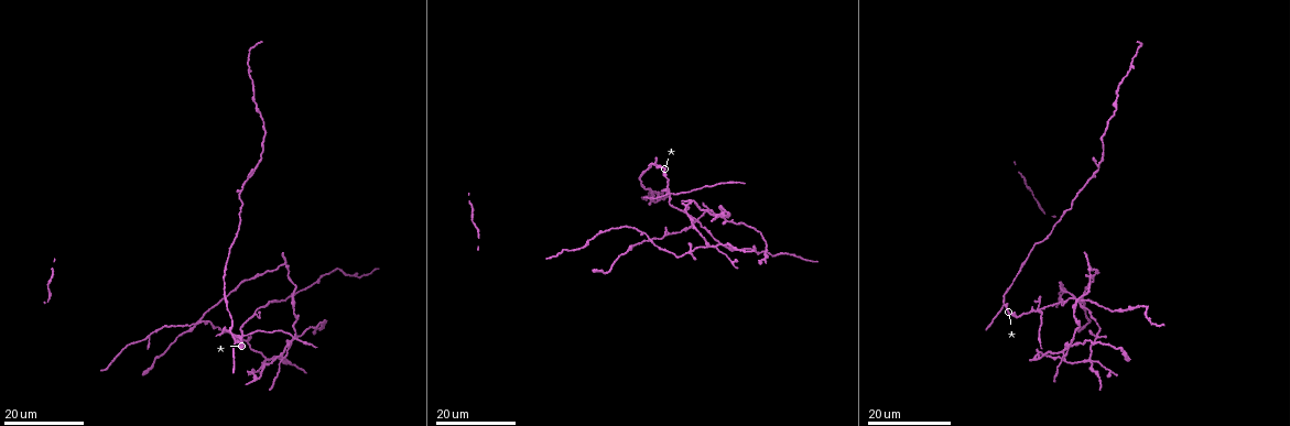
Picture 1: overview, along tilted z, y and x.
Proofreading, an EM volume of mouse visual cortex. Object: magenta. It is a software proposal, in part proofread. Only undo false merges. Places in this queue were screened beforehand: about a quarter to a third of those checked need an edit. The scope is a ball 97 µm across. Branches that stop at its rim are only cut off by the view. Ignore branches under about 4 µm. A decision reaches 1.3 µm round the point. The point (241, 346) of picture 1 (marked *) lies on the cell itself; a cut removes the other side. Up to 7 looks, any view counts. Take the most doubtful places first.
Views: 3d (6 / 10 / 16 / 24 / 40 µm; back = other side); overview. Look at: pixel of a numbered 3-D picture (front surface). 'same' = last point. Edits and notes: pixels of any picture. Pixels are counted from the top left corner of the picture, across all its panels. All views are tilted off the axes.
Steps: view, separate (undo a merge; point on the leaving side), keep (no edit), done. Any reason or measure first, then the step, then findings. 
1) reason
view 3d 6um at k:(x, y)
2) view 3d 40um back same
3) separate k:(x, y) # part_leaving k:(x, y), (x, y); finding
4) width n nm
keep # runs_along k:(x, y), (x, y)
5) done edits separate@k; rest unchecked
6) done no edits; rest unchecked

small branch off a trunk
view 3d 24um at 1:(714, 245)

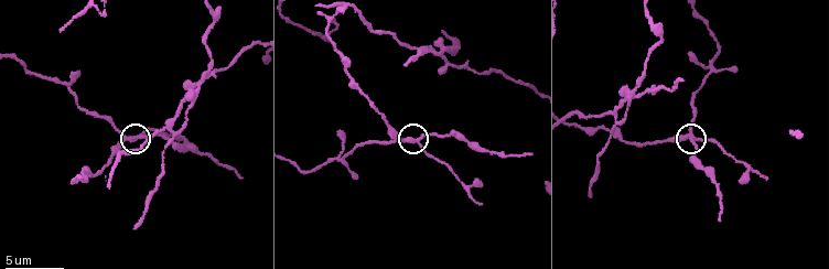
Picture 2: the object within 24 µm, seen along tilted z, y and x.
view 3d 10um at 2:(141, 136)

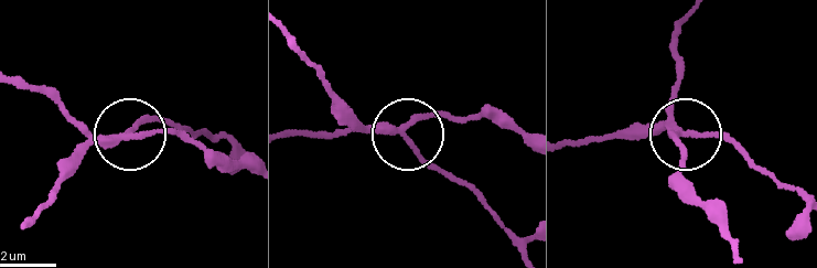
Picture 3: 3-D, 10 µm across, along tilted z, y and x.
side_arm 9 um
separate 3:(76, 163) # part_leaving 3:(384, 127), (359, 118), (289, 32); two cells meet here

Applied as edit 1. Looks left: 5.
view 3d 24um at 1:(671, 194)

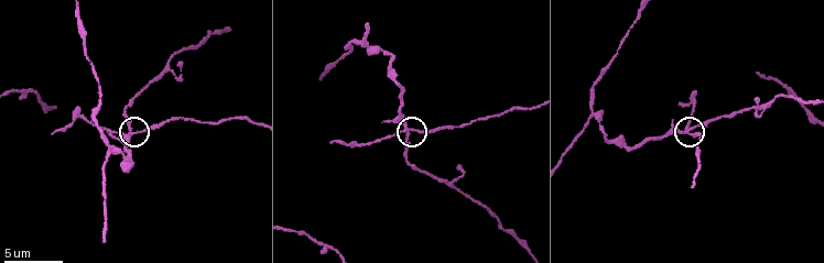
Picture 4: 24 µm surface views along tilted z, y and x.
view 3d 10um at 4:(687, 129)

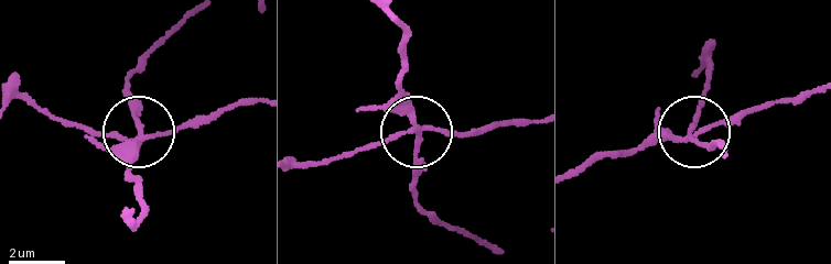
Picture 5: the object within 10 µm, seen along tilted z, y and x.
view 3d 6um at 5:(140, 139)

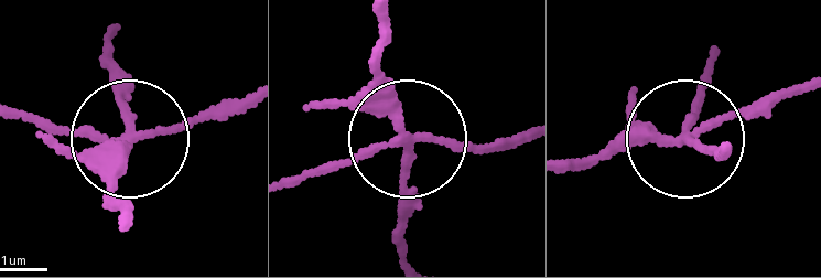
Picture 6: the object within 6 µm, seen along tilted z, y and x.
separate 6:(195, 118) # part_leaving 6:(137, 139), (245, 107); two cells meet here

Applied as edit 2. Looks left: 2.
arms part here
view 3d 6um at 4:(111, 150)

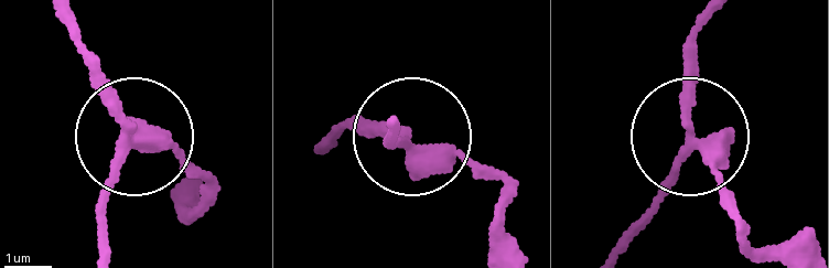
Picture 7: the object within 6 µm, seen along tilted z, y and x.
keep # runs_along 7:(204, 185), (184, 162), (132, 143), (98, 255); all the same cell

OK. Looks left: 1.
done edits separate@3, separate@6; rest unchecked

